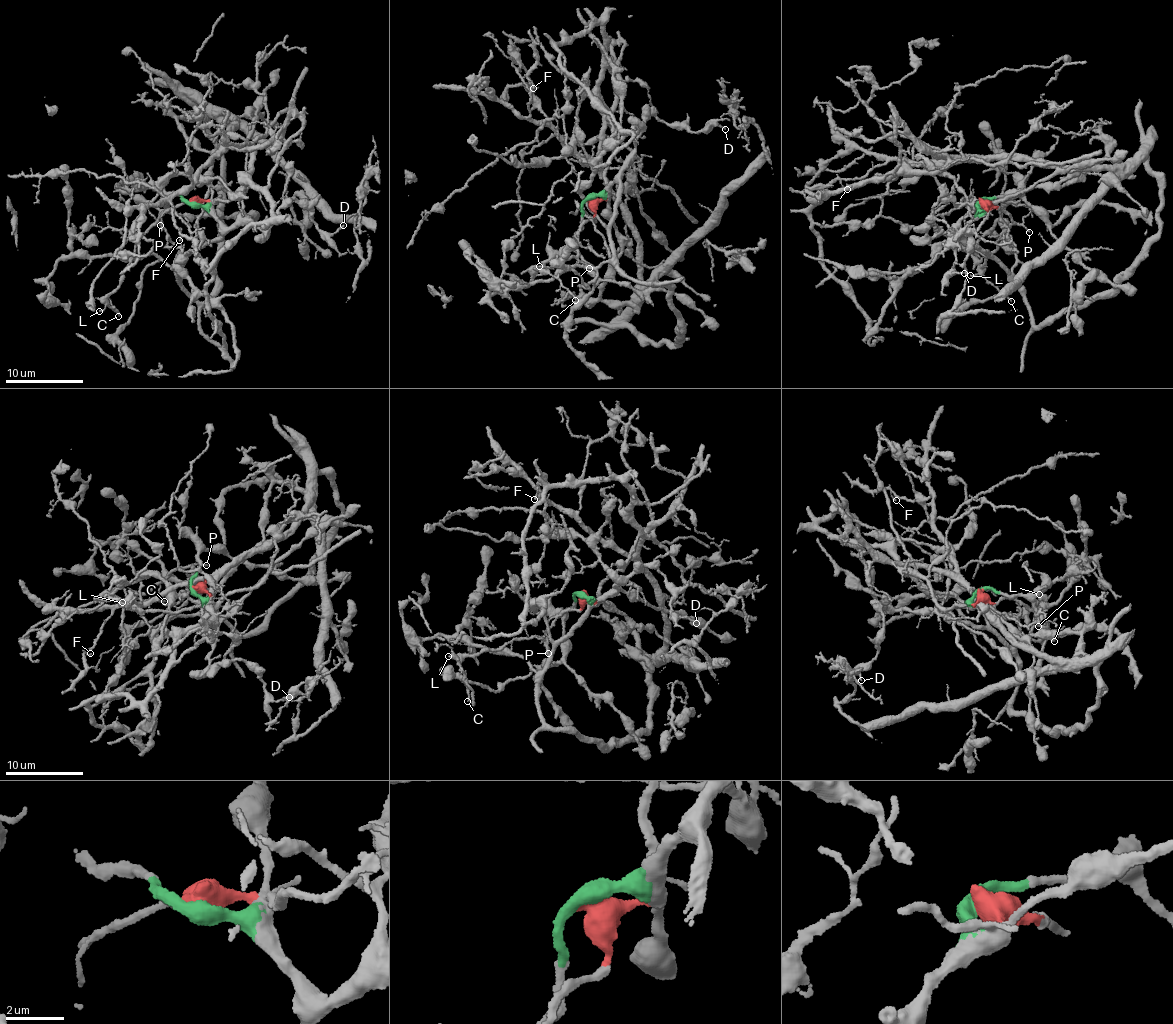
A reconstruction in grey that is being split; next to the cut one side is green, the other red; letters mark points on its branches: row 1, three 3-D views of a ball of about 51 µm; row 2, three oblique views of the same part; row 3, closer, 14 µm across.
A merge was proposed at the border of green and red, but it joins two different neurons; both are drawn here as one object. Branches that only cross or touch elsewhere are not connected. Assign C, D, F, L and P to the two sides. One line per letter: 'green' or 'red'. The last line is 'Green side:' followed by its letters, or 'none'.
C: red
D: green
F: green
L: red
P: red
Green side: D, F

